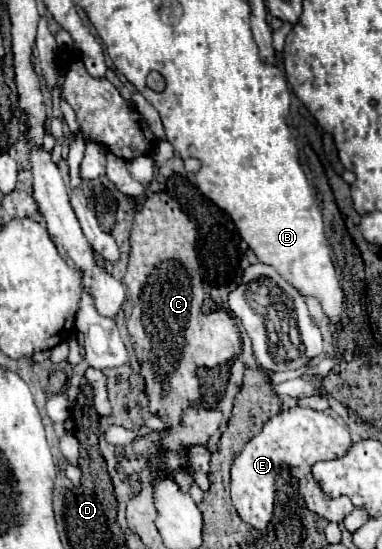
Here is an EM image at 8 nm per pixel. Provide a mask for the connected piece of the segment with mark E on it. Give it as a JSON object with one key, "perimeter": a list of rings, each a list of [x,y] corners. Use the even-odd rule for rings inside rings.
{"perimeter":[[[288,408],[268,420],[258,436],[254,436],[246,448],[236,456],[232,464],[232,480],[230,480],[230,498],[232,504],[238,512],[238,516],[250,524],[252,528],[266,528],[272,520],[274,504],[276,504],[276,492],[278,492],[278,480],[282,476],[290,476],[298,480],[300,484],[300,496],[304,500],[304,506],[310,512],[316,512],[318,516],[326,518],[328,522],[342,522],[344,516],[352,512],[352,502],[350,498],[328,498],[318,484],[314,482],[310,474],[310,466],[316,460],[328,460],[328,458],[338,458],[344,456],[346,450],[350,448],[352,438],[348,430],[336,422],[332,416],[324,412],[316,412],[310,408]]]}

